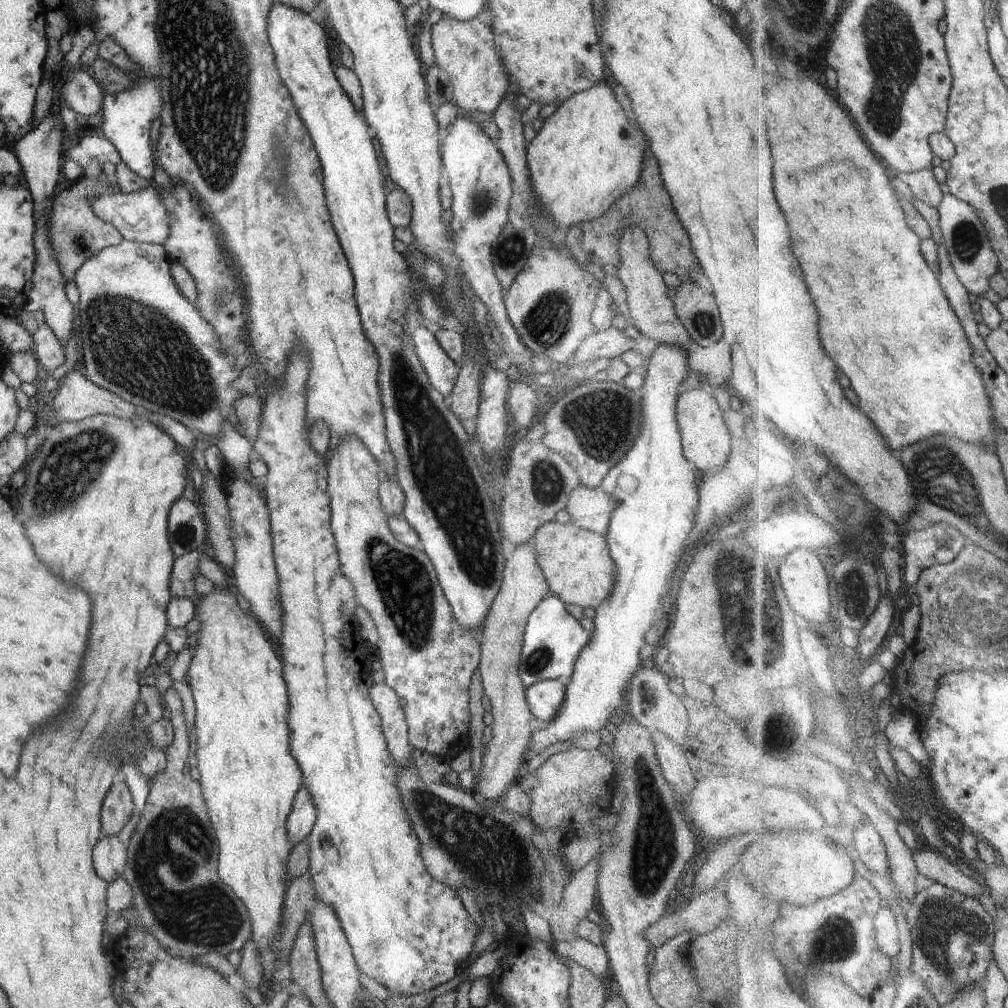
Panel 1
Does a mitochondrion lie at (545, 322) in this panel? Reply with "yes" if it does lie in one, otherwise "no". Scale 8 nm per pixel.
yes

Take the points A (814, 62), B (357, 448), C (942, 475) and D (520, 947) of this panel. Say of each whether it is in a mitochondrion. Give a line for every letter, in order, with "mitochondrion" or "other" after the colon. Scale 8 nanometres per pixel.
A: other
B: other
C: mitochondrion
D: other

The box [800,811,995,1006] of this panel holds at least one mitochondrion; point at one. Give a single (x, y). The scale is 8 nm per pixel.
(937, 941)

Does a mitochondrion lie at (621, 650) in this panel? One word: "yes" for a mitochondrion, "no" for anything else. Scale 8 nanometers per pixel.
no

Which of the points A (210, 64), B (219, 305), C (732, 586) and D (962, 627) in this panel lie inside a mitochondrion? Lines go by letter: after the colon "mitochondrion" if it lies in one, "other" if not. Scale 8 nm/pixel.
A: mitochondrion
B: mitochondrion
C: mitochondrion
D: mitochondrion

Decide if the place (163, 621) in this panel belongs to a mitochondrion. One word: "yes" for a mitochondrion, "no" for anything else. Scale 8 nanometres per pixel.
no

